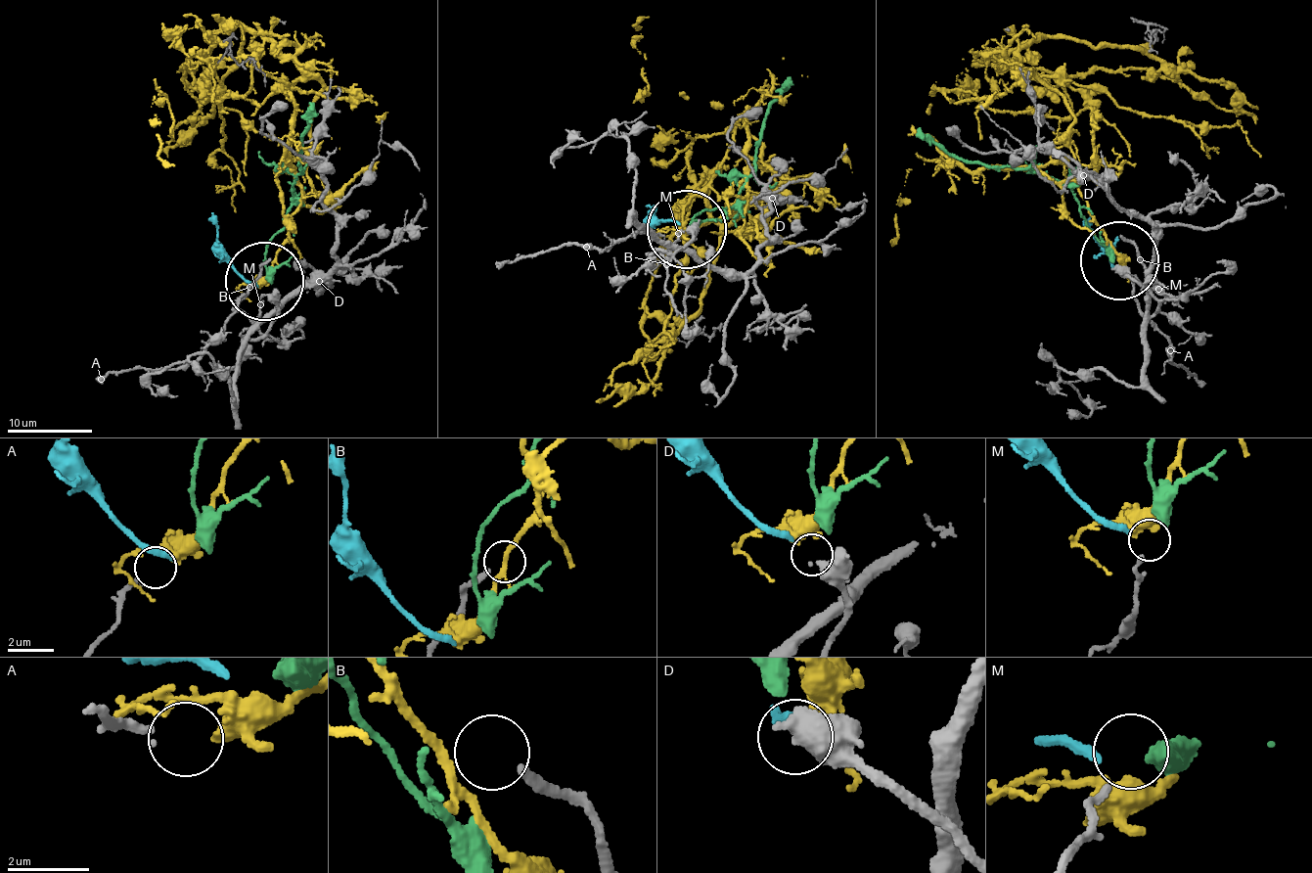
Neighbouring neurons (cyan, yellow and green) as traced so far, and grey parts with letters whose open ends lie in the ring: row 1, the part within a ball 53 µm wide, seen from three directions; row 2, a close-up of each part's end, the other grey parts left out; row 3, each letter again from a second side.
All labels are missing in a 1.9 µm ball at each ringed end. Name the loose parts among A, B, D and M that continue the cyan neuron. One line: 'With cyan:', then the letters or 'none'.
With cyan: D

